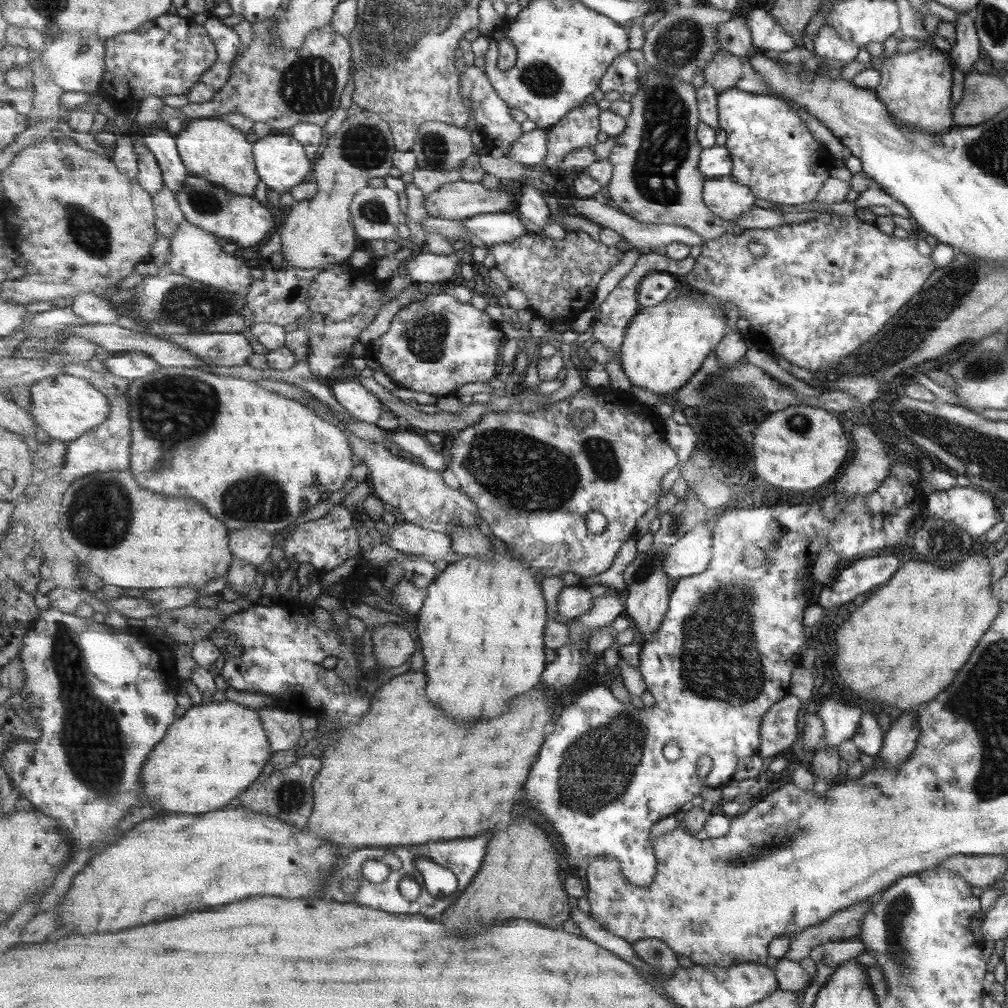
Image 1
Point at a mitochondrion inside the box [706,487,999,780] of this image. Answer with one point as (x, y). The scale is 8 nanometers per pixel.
(945, 543)

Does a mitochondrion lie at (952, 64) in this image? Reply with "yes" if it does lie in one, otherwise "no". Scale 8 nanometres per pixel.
no

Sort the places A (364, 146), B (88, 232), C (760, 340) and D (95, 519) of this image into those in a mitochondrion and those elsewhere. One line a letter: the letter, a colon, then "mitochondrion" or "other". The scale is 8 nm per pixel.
A: mitochondrion
B: mitochondrion
C: other
D: mitochondrion

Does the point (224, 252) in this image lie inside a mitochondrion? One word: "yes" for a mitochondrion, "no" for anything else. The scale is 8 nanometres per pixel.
no

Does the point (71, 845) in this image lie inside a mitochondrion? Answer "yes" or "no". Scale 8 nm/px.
no

